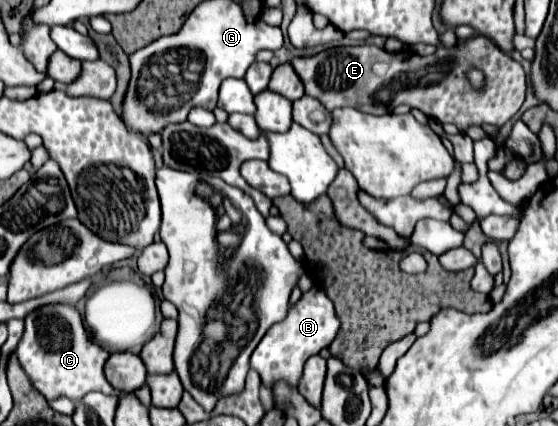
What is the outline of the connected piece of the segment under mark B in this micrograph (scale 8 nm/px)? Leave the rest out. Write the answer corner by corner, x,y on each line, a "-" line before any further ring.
310,288
300,296
296,304
290,306
286,318
266,332
266,336
260,340
260,344
250,356
250,366
260,374
262,382
268,388
272,388
272,382
282,378
292,386
298,386
298,378
302,374
302,366
308,360
308,356
318,354
322,348
328,348
338,328
340,320
334,314
332,300
326,296
322,288

